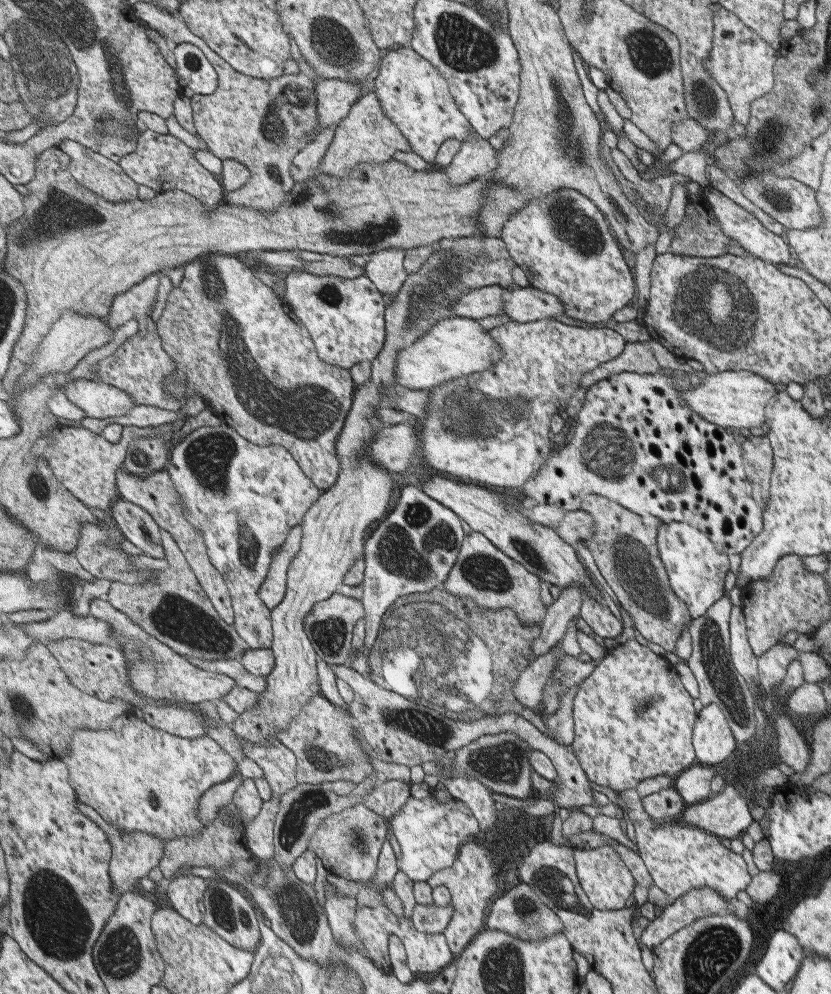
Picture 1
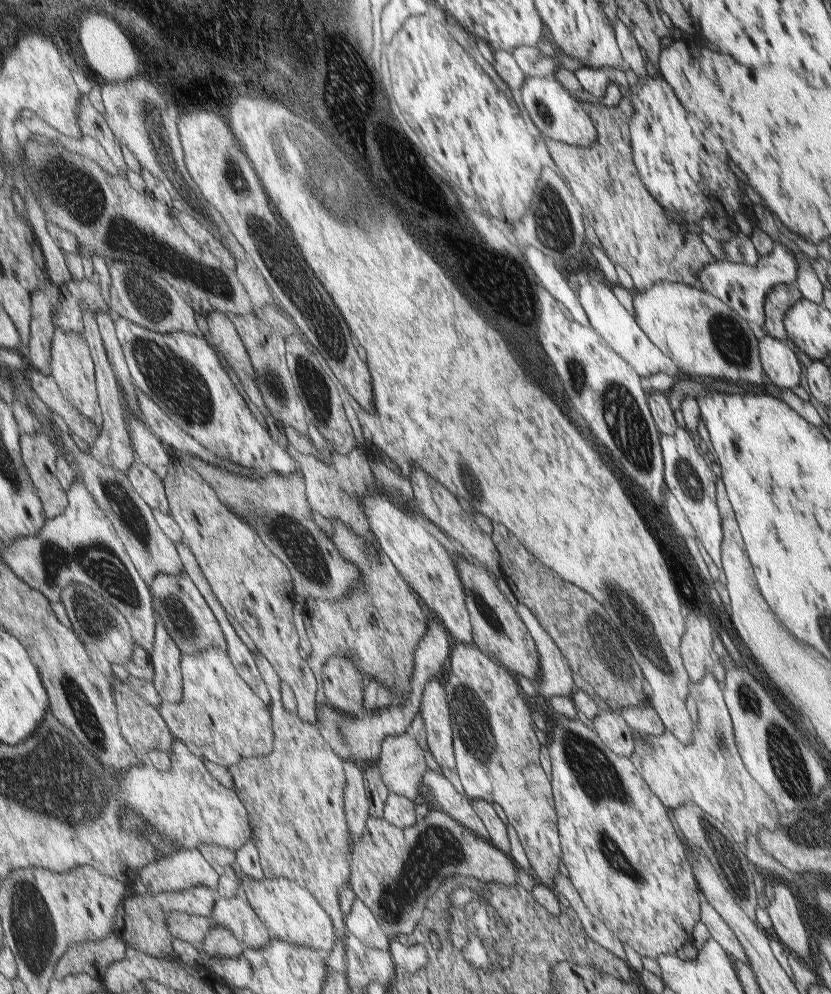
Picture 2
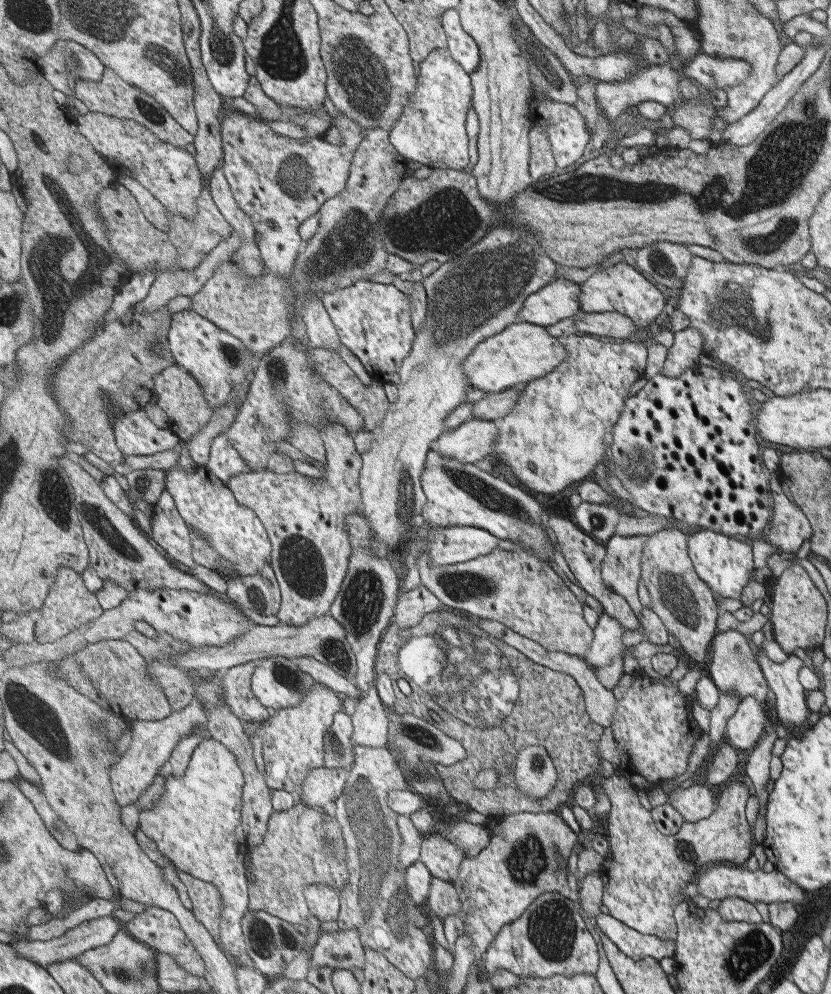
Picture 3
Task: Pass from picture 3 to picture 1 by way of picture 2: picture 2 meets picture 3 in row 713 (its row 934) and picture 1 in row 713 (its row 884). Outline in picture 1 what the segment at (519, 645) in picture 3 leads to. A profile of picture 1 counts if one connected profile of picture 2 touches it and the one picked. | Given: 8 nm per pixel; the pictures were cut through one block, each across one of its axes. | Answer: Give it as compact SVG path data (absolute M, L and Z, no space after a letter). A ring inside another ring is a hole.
M580 684L571 686L562 697L561 707L555 712L544 718L548 736L552 736L557 742L571 744L574 740L574 717L573 700L579 691Z

